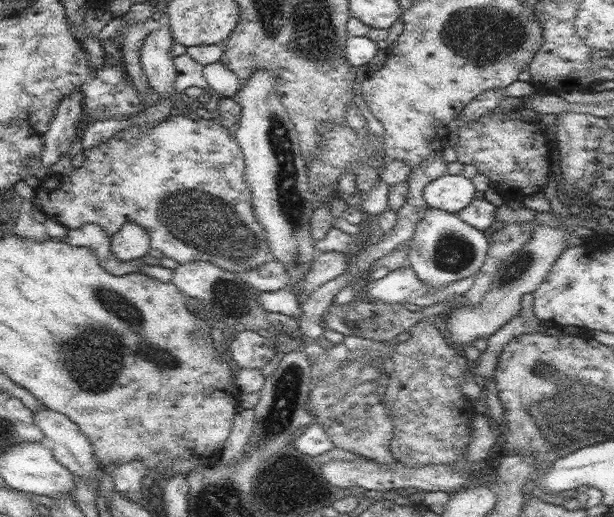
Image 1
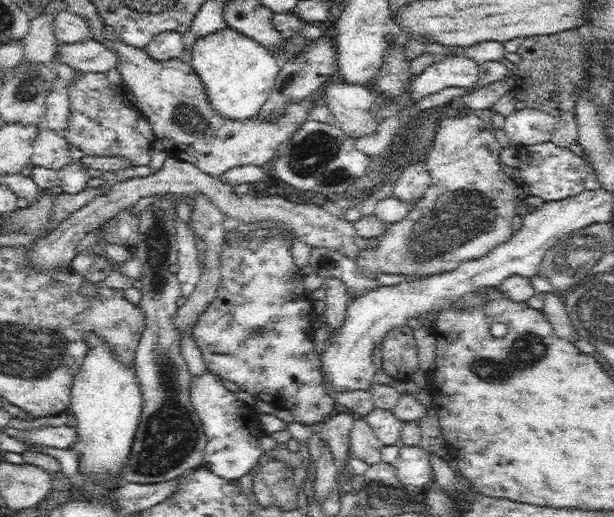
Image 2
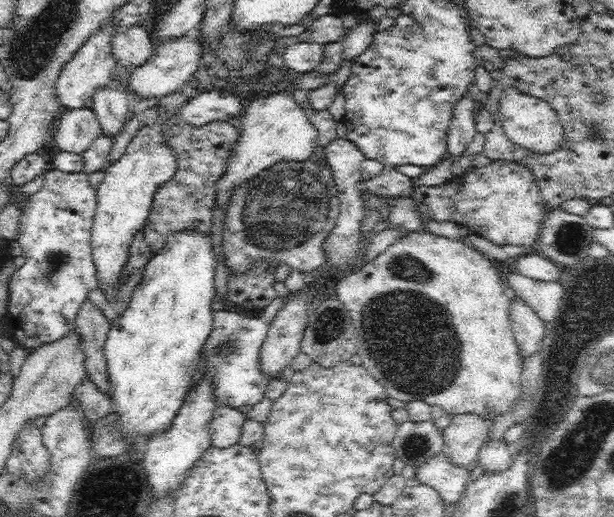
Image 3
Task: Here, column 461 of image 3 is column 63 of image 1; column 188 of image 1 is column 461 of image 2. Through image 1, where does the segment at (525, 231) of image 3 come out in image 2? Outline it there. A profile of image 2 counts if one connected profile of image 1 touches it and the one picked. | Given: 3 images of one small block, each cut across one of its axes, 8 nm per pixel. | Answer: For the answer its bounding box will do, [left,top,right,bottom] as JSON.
[356,116,520,279]

